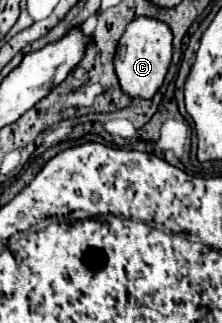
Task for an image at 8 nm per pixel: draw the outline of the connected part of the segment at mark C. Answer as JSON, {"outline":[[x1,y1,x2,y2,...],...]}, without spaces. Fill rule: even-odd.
{"outline":[[137,17,127,25,127,29,119,41,117,55,115,55,115,71,117,71,121,89,129,97,151,99,157,93,157,89,163,85,165,73,171,63,171,55,173,55,171,41,173,41,171,27,159,19]]}

